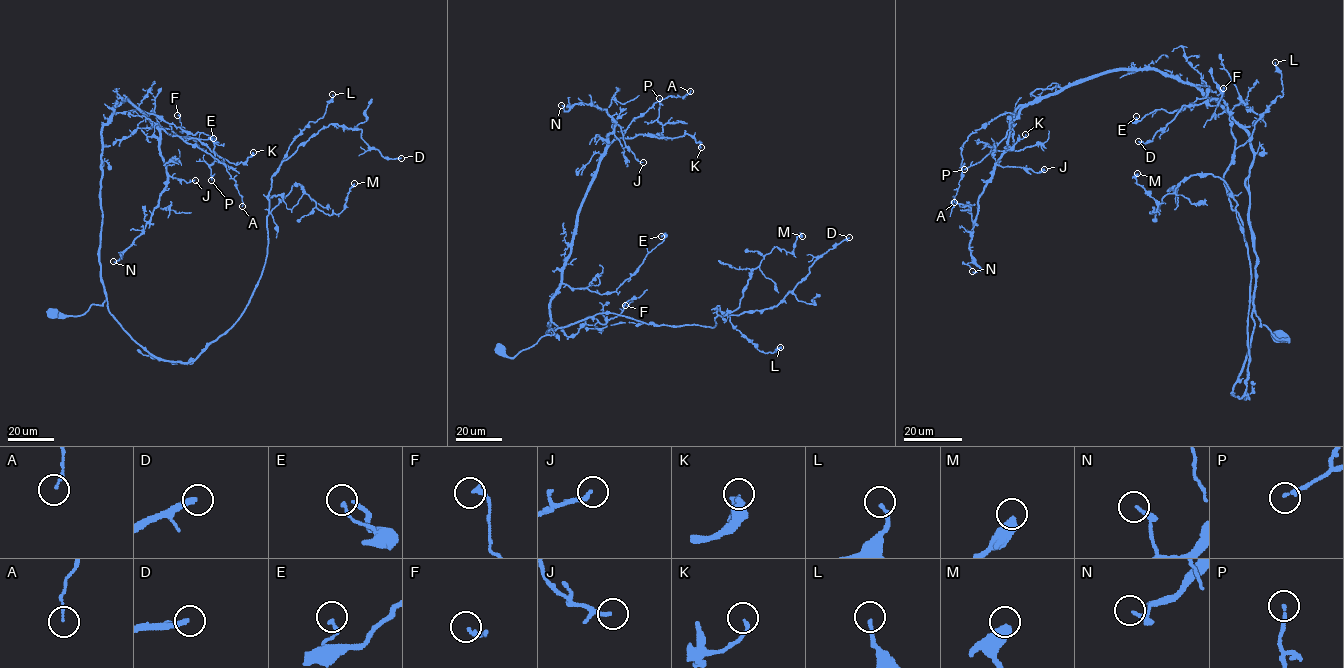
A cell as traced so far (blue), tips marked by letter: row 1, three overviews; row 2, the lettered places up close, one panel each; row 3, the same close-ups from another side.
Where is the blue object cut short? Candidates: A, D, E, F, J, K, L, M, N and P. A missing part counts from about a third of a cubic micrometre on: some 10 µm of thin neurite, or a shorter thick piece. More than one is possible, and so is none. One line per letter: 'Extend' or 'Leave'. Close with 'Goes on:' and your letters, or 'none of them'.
A: Leave
D: Extend
E: Leave
F: Leave
J: Leave
K: Leave
L: Leave
M: Leave
N: Leave
P: Leave
Goes on: D

